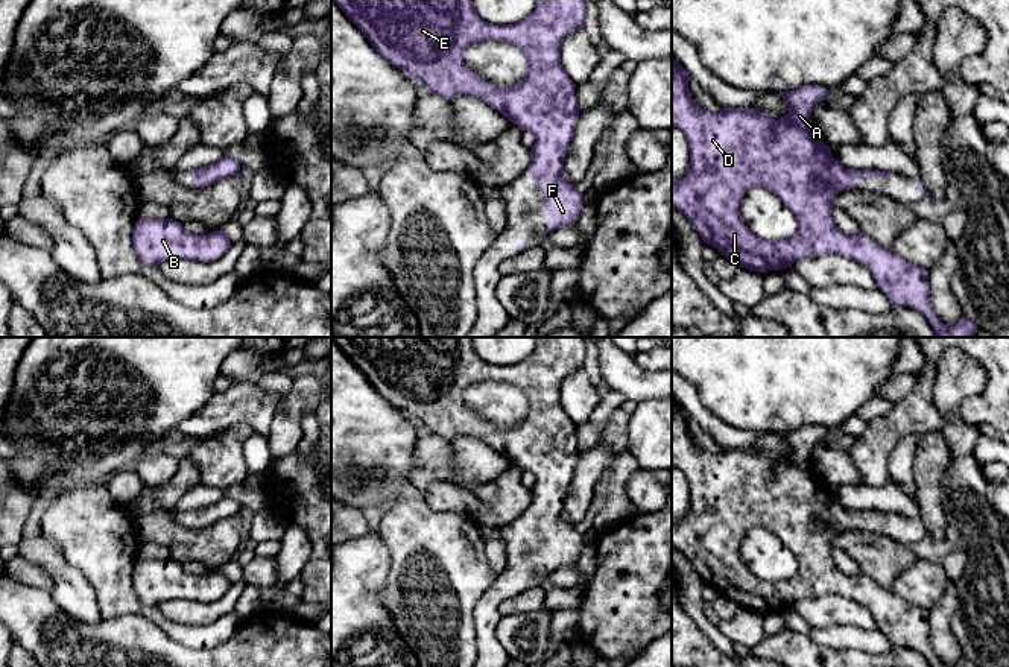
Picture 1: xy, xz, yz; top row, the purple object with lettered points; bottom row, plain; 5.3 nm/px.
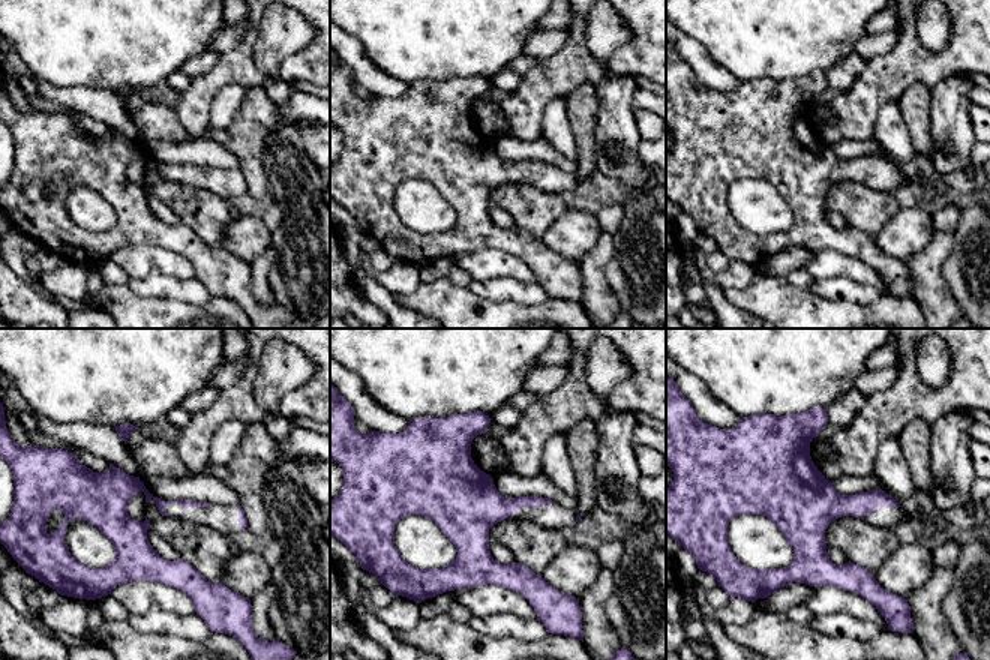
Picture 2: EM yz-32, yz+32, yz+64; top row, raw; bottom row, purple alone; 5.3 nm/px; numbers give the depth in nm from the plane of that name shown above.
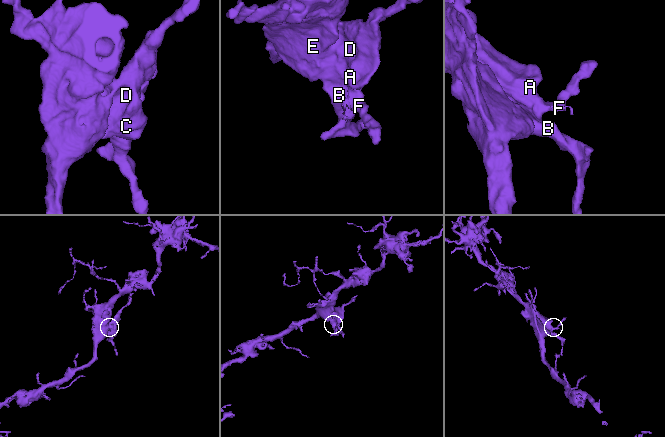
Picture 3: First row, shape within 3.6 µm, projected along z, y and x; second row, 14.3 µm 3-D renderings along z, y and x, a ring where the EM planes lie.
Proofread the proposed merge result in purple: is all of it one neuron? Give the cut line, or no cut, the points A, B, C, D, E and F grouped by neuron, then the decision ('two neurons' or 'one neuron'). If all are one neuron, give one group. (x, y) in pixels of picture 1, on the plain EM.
no cut; A B C D E F; one neuron

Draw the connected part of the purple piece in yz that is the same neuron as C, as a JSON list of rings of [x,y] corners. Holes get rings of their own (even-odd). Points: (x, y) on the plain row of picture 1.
[[[672,398],[672,466],[684,473],[690,489],[687,515],[681,521],[672,521],[672,545],[690,561],[704,583],[716,588],[739,608],[761,614],[792,608],[802,599],[827,594],[846,597],[872,612],[877,627],[892,647],[913,649],[924,655],[932,667],[948,667],[932,647],[927,609],[907,603],[863,573],[848,576],[834,564],[831,548],[837,533],[854,529],[857,518],[889,518],[897,514],[845,509],[831,497],[831,488],[814,477],[811,450],[830,433],[828,428],[805,425],[777,435],[789,444],[790,453],[775,460],[755,448],[705,451],[691,438],[688,421],[688,413]],[[752,527],[772,532],[795,555],[795,574],[786,580],[764,580],[749,571],[740,555],[740,542]]]

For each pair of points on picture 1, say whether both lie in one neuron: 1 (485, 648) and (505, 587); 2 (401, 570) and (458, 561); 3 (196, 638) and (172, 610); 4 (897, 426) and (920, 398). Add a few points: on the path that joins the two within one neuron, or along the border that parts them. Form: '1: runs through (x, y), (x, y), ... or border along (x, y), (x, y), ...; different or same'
1: runs through (485, 632), (483, 625), (490, 602); same
2: runs through (415, 570), (438, 570), (444, 564); same
3: border along (157, 608), (190, 625), (219, 620); different
4: runs through (903, 420), (918, 404); same

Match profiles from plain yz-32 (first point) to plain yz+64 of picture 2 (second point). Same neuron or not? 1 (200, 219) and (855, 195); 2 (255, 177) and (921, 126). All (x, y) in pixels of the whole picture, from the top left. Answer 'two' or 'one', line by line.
1: one
2: one

